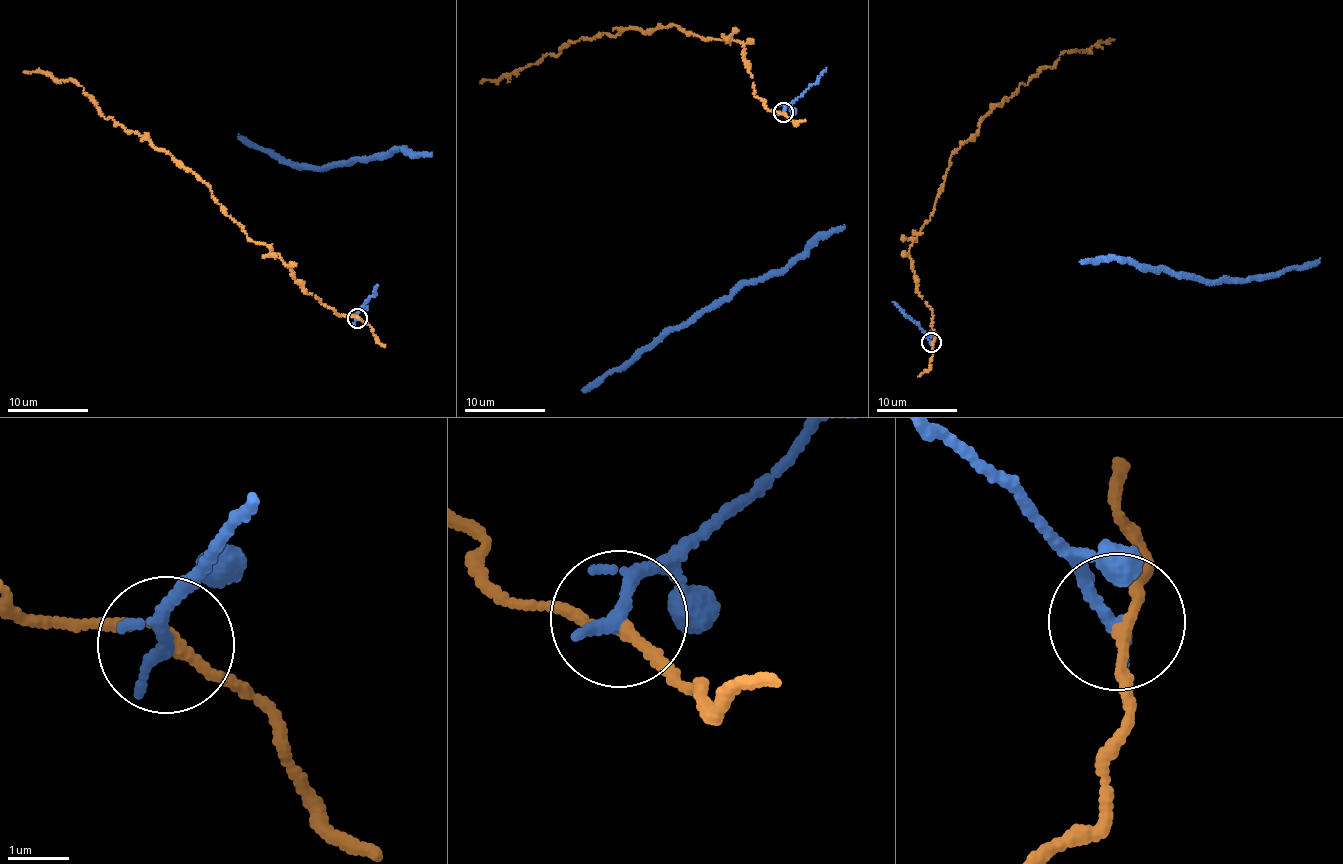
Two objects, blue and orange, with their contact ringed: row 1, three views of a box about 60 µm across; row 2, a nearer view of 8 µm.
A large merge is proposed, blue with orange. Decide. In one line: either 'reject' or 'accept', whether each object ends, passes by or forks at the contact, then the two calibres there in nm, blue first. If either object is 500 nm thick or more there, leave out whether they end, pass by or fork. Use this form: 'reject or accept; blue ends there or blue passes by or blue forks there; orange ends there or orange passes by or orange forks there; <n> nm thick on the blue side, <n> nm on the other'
reject; blue passes by; orange passes by; 180 nm thick on the blue side, 140 nm on the other

